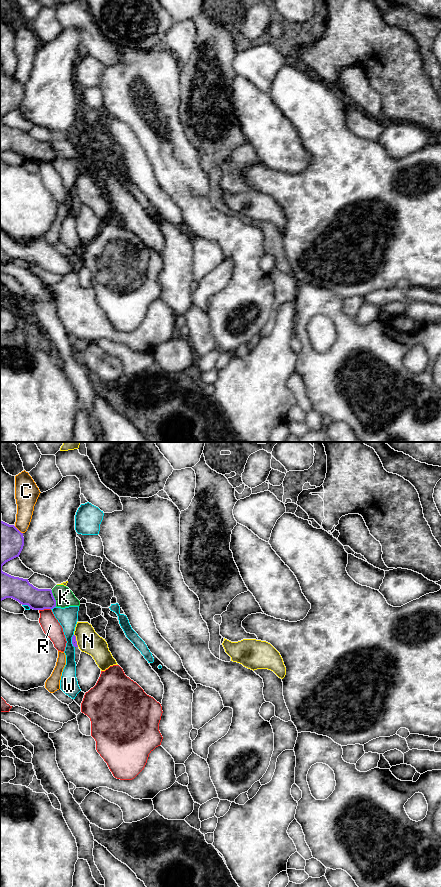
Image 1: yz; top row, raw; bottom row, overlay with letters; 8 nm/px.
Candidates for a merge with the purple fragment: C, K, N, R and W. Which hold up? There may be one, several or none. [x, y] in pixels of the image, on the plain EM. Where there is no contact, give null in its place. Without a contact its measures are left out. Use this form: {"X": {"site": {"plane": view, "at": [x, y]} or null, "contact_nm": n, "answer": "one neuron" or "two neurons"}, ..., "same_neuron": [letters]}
{"C": {"site": {"plane": "yz", "at": [17, 81]}, "contact_nm": 90, "answer": "two neurons"}, "K": {"site": {"plane": "yz", "at": [54, 150]}, "contact_nm": 140, "answer": "two neurons"}, "N": {"site": {"plane": "yz", "at": [75, 192]}, "contact_nm": 110, "answer": "two neurons"}, "R": {"site": {"plane": "yz", "at": [44, 160]}, "contact_nm": 100, "answer": "two neurons"}, "W": {"site": {"plane": "yz", "at": [53, 159]}, "contact_nm": 50, "answer": "two neurons"}, "same_neuron": []}

